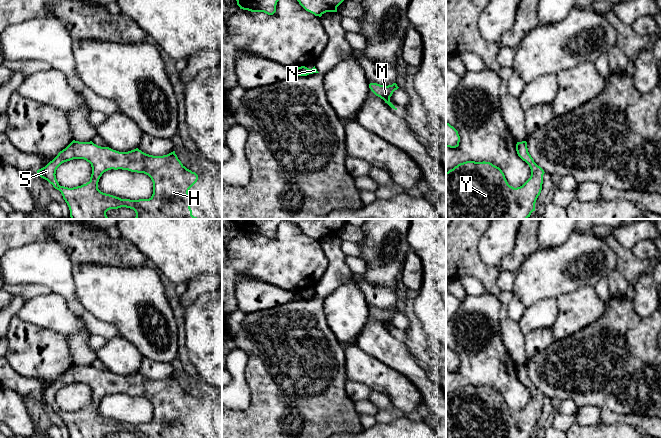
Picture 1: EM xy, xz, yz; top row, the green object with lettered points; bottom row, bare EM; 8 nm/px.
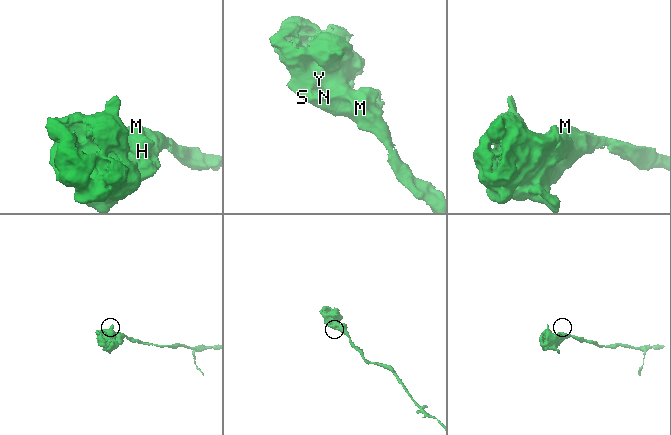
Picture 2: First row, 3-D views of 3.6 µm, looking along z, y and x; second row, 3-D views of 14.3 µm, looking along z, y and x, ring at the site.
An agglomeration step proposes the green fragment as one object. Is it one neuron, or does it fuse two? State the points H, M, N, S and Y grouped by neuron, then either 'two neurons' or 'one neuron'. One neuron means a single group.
H M N S Y; one neuron

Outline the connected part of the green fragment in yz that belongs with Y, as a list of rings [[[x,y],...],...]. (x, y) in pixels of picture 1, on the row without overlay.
[[[517,366],[518,380],[530,393],[530,402],[520,411],[510,410],[502,394],[490,386],[466,385],[446,396],[446,438],[531,438],[542,414],[544,394],[528,376],[527,366]]]

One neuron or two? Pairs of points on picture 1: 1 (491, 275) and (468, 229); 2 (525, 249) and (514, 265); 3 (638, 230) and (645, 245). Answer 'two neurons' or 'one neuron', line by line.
1: one neuron
2: one neuron
3: two neurons

